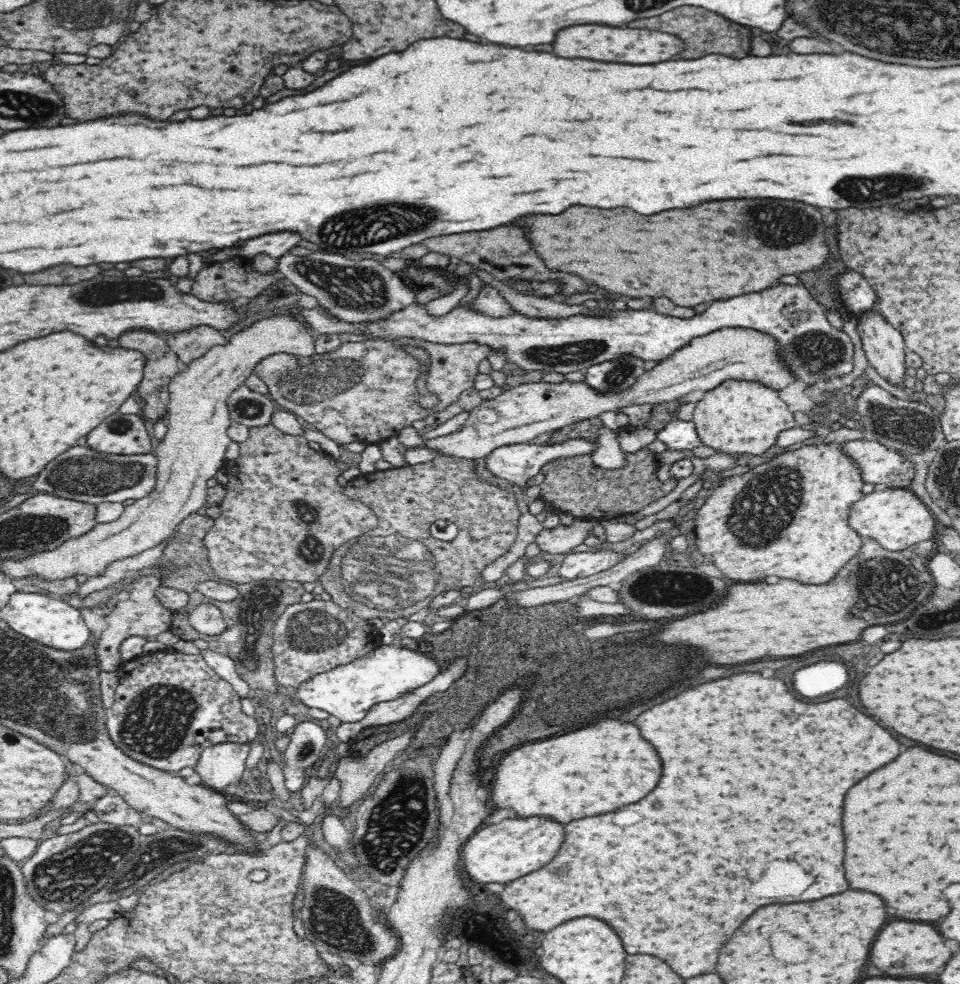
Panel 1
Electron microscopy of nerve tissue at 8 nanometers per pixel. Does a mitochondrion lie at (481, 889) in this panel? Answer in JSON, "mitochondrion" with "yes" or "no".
{"mitochondrion":"no"}

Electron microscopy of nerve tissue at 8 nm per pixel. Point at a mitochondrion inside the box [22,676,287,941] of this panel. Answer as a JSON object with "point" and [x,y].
{"point":[65,877]}

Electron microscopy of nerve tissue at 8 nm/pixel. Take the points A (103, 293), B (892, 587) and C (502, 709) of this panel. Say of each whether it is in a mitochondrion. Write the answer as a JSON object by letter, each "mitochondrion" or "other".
{"A":"mitochondrion","B":"mitochondrion","C":"mitochondrion"}

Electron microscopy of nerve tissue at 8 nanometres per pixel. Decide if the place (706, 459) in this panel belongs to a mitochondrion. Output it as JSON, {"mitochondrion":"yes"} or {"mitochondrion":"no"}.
{"mitochondrion":"no"}

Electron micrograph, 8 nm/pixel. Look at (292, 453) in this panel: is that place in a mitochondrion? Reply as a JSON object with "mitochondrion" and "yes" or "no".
{"mitochondrion":"no"}

